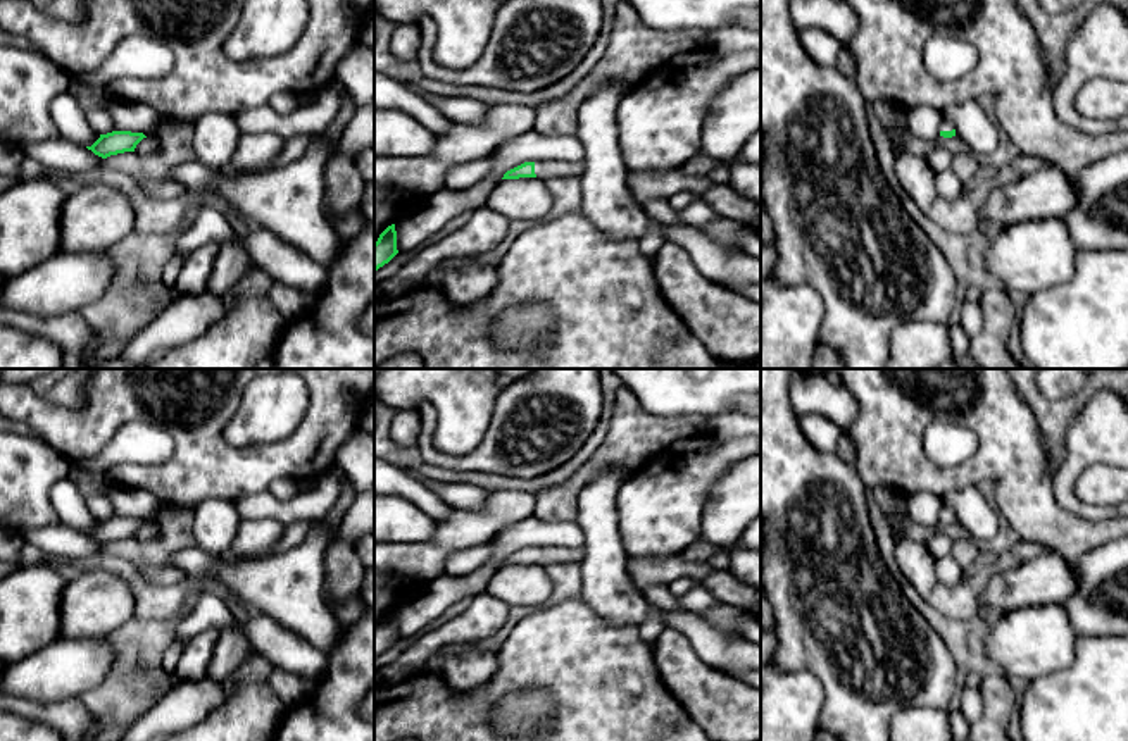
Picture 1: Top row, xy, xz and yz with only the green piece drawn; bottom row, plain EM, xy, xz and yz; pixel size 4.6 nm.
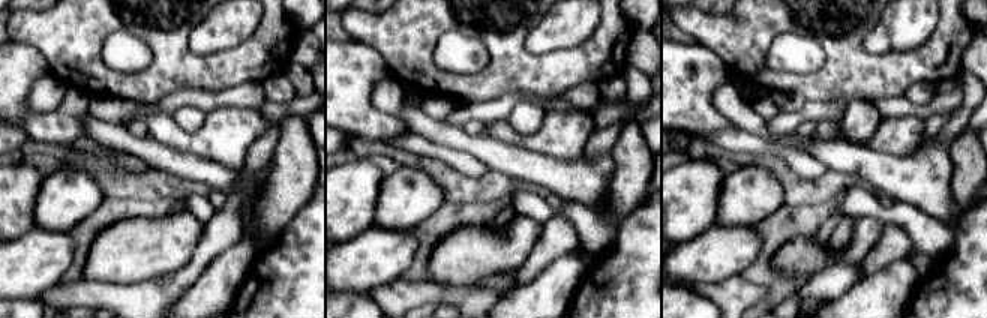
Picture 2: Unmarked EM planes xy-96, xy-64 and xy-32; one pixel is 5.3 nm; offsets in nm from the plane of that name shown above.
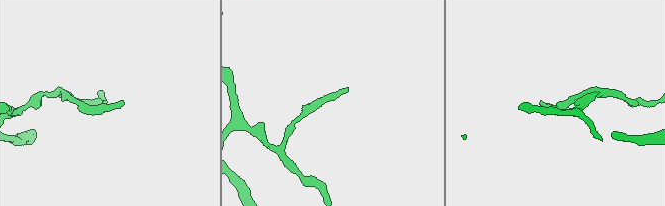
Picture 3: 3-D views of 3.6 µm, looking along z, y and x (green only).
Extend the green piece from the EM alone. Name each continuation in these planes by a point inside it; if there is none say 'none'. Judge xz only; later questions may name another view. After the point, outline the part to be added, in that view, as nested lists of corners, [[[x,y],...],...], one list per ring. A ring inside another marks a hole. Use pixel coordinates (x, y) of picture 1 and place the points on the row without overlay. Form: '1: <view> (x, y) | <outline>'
1: xz (545, 557) | [[[535,548],[535,560],[542,567],[548,567],[552,564],[561,564],[561,562],[576,562],[580,564],[585,557],[583,548]]]

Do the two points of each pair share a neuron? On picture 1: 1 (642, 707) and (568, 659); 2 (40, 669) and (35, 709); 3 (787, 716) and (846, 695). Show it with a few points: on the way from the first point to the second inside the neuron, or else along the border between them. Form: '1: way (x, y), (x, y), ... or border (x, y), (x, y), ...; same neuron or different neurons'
1: way (623, 702), (587, 666); same neuron
2: border (76, 695), (50, 703), (18, 698); different neurons
3: border (799, 669), (808, 669), (823, 690), (818, 722); different neurons

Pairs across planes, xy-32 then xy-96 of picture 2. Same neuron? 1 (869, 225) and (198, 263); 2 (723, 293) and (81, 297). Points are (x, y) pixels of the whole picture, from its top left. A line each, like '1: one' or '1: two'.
1: two
2: one

